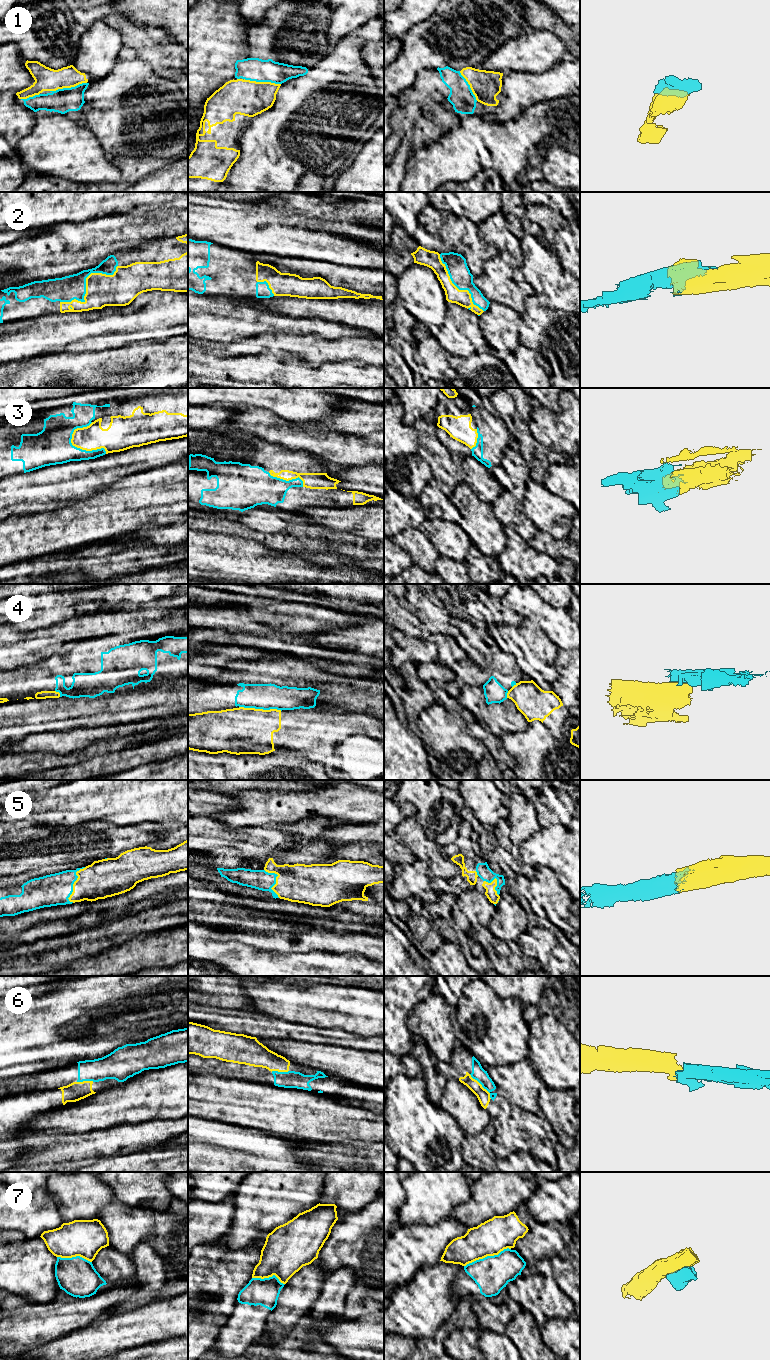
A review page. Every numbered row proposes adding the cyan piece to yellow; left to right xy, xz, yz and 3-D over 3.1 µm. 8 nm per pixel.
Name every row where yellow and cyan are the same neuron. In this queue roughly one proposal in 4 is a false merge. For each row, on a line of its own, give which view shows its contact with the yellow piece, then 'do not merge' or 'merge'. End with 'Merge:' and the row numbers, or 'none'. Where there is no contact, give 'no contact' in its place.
1: xy | merge
2: xy | merge
3: xy | merge
4: xz | do not merge
5: xy | merge
6: yz | merge
7: yz | do not merge
Merge: 1, 2, 3, 5, 6

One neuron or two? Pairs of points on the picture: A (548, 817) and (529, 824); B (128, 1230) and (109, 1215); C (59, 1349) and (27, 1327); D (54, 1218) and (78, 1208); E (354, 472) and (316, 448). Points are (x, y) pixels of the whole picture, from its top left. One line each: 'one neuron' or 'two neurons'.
A: two neurons
B: one neuron
C: two neurons
D: two neurons
E: two neurons

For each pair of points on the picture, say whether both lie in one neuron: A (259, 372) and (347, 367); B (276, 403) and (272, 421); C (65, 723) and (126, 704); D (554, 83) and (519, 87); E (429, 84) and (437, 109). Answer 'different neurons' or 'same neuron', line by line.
A: same neuron
B: different neurons
C: same neuron
D: same neuron
E: same neuron

